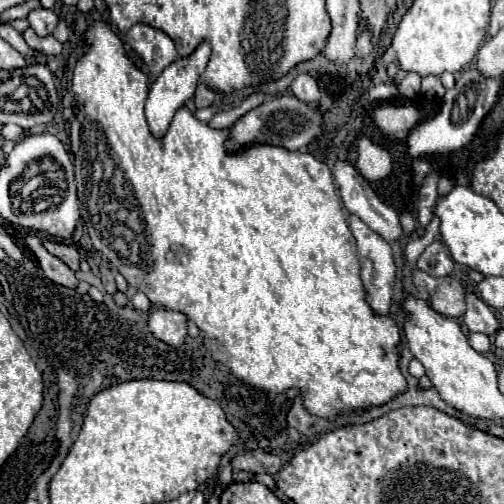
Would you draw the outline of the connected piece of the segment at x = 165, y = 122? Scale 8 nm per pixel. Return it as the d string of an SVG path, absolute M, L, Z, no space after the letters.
M202 41L196 51L188 57L180 57L176 59L172 65L168 65L160 77L152 83L150 87L150 93L148 93L148 101L146 101L146 119L148 119L148 125L150 125L150 131L156 135L156 137L162 137L168 129L168 125L172 123L172 117L176 113L176 109L180 105L184 105L196 91L196 85L198 85L198 79L200 75L204 73L206 69L206 63L210 59L210 43L208 41Z

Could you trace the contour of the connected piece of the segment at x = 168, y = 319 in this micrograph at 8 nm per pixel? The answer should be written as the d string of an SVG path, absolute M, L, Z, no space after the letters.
M156 309L148 317L148 329L156 339L178 347L188 335L188 317L180 311Z

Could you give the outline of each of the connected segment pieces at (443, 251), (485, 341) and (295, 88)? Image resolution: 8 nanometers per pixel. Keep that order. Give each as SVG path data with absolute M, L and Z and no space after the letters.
M436 239L434 243L430 243L424 253L418 257L416 261L416 267L420 271L426 271L428 275L432 277L446 277L450 275L452 267L454 267L454 261L450 259L448 255L448 249Z
M470 333L468 335L468 341L470 341L470 347L478 353L486 353L490 349L490 339L488 335L482 335L482 333Z
M300 73L300 75L292 81L290 91L292 91L298 99L302 99L302 101L306 101L306 103L318 103L318 83L316 83L316 79L310 77L308 73Z

